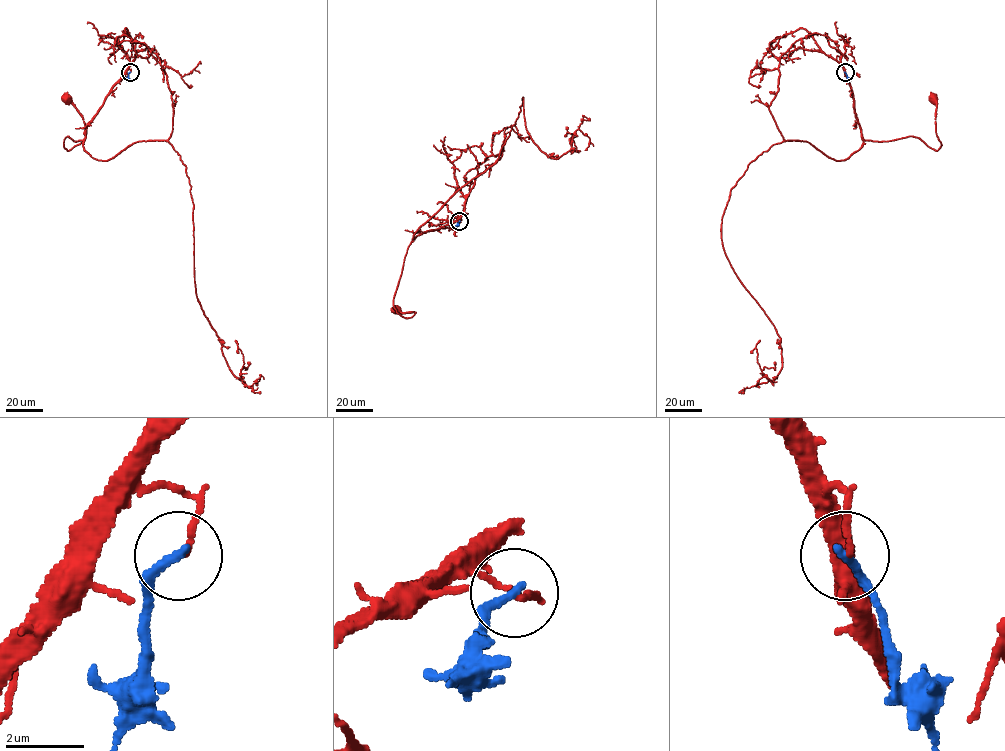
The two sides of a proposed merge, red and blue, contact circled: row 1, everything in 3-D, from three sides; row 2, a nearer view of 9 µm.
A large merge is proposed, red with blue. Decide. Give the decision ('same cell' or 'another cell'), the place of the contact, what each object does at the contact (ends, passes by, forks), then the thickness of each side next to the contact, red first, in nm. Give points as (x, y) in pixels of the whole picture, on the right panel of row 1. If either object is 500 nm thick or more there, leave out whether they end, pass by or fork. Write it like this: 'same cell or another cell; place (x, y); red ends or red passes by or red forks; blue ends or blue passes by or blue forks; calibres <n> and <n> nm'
another cell; place (845, 72); red ends; blue ends; calibres 150 and 240 nm

